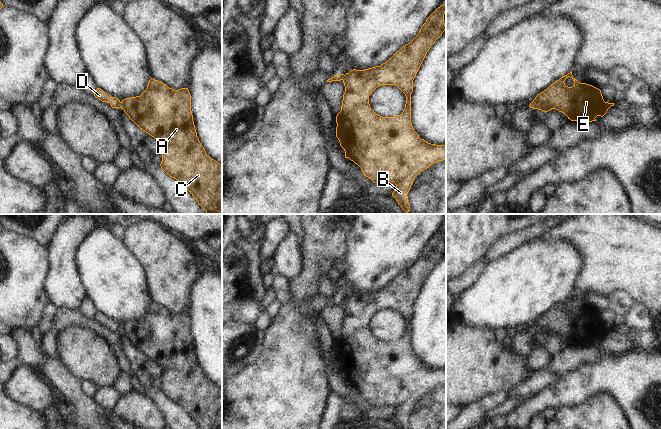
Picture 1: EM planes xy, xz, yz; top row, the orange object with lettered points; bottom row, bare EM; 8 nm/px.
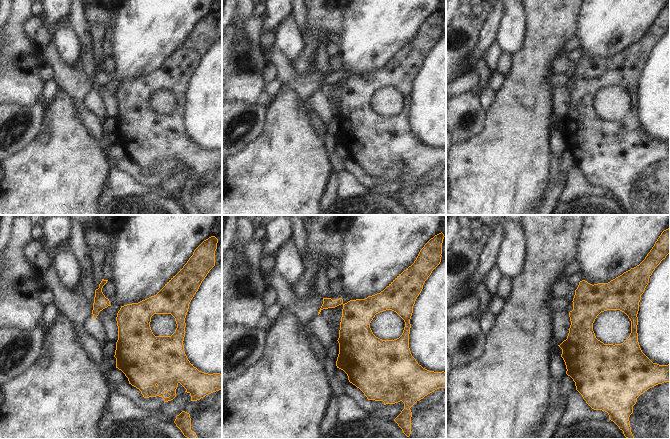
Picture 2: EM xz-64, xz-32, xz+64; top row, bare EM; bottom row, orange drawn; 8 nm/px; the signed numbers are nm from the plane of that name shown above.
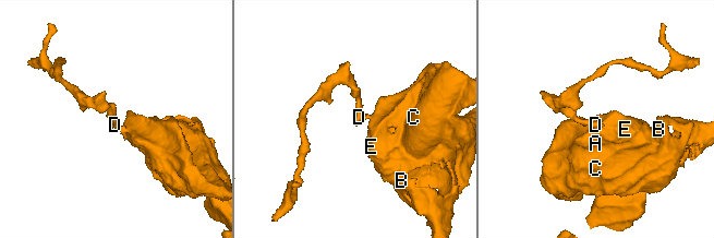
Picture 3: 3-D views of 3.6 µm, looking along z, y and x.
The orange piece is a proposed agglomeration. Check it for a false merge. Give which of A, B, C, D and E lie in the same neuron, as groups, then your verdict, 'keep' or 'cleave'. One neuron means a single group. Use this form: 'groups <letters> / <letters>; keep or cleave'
groups A B C E / D; cleave

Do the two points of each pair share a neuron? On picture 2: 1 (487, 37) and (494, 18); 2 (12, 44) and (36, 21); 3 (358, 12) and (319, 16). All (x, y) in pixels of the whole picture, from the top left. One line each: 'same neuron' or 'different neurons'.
1: same neuron
2: different neurons
3: different neurons

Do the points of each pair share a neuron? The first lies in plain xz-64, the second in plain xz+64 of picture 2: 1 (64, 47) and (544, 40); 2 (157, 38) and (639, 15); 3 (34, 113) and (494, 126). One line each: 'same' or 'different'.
1: different
2: same
3: different

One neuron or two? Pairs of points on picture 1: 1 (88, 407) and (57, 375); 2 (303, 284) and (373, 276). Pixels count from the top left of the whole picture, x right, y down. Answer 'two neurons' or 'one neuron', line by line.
1: one neuron
2: two neurons

